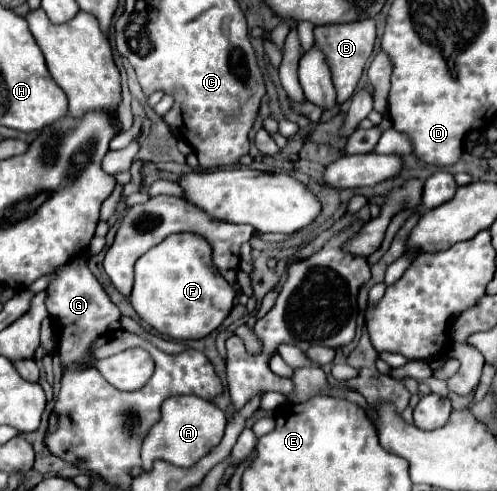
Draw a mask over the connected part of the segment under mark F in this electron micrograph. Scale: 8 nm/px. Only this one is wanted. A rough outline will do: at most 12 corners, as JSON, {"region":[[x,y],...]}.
{"region":[[201,235],[135,263],[129,301],[171,339],[207,337],[235,291]]}

